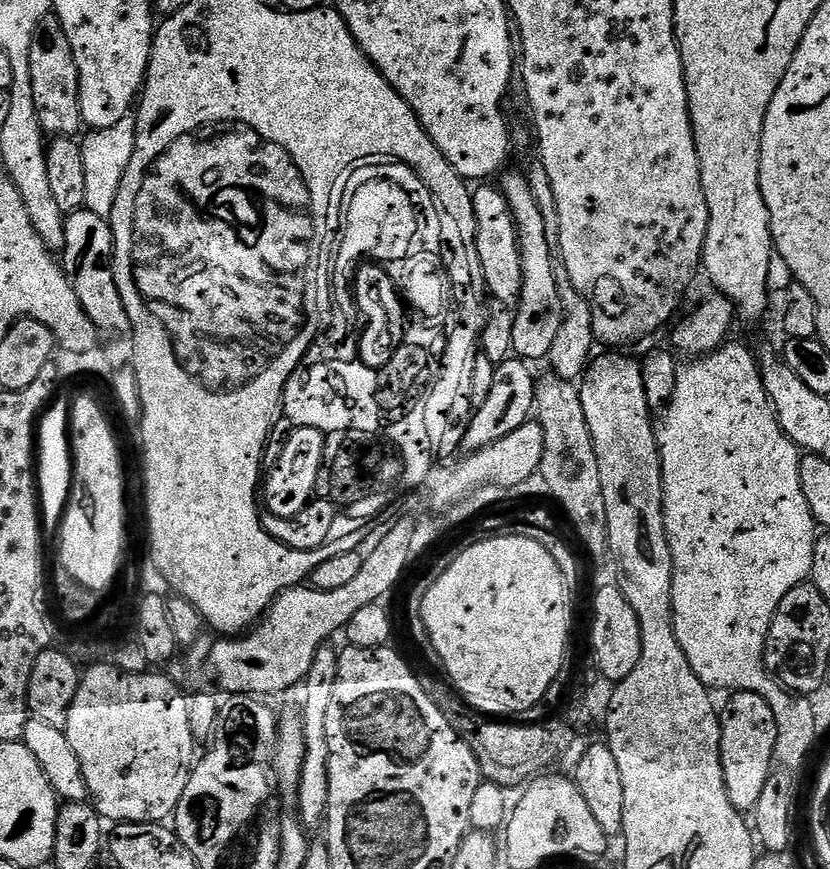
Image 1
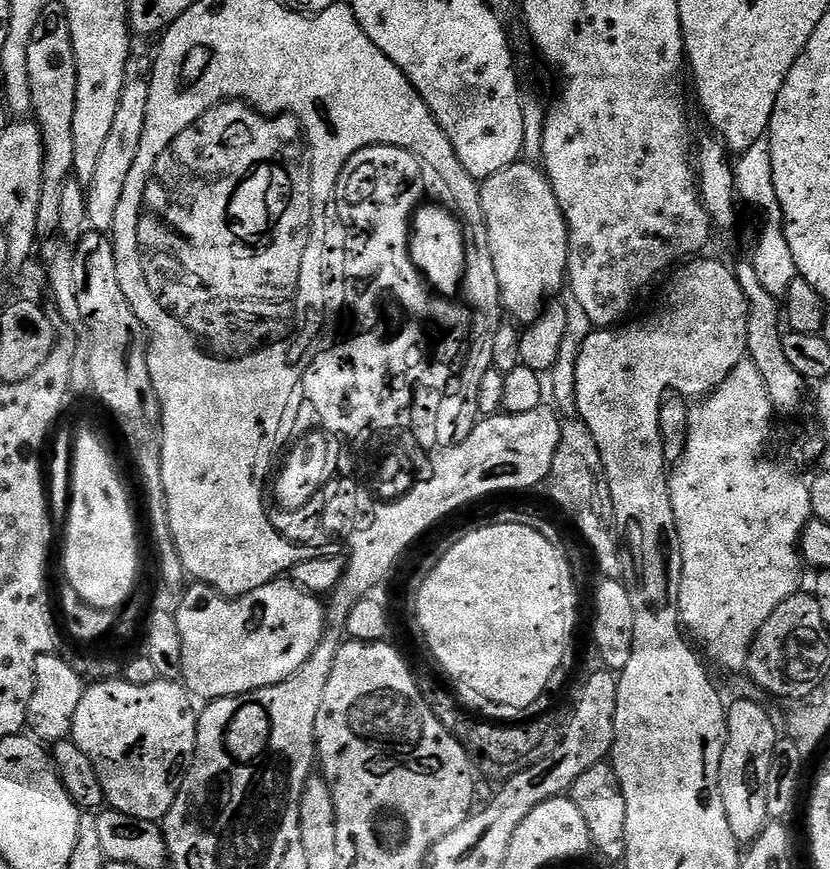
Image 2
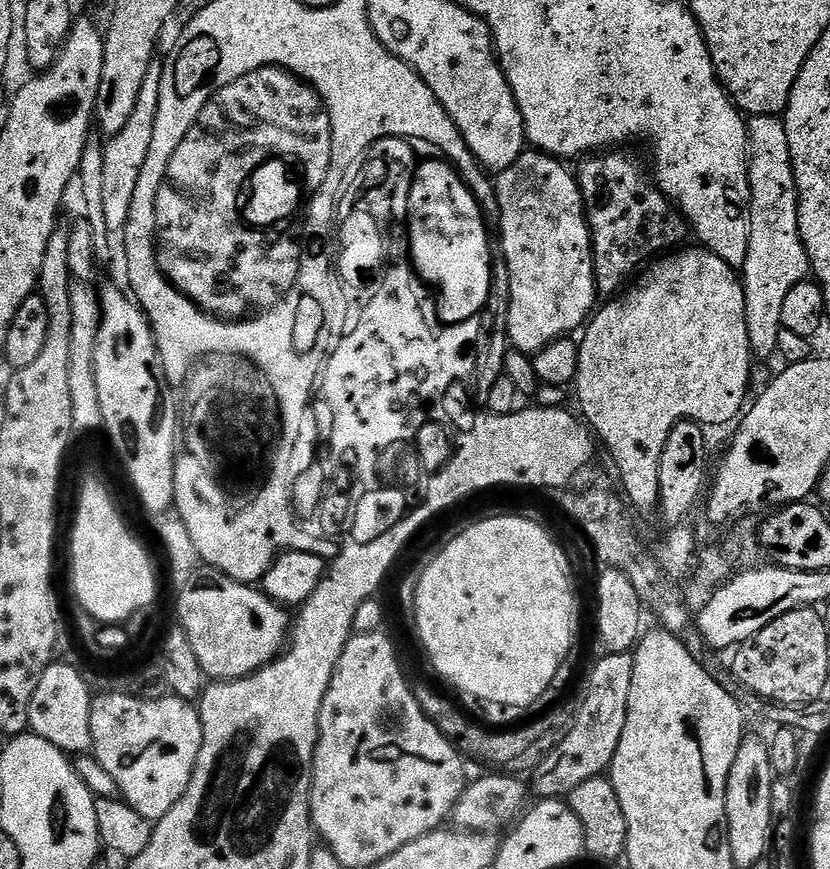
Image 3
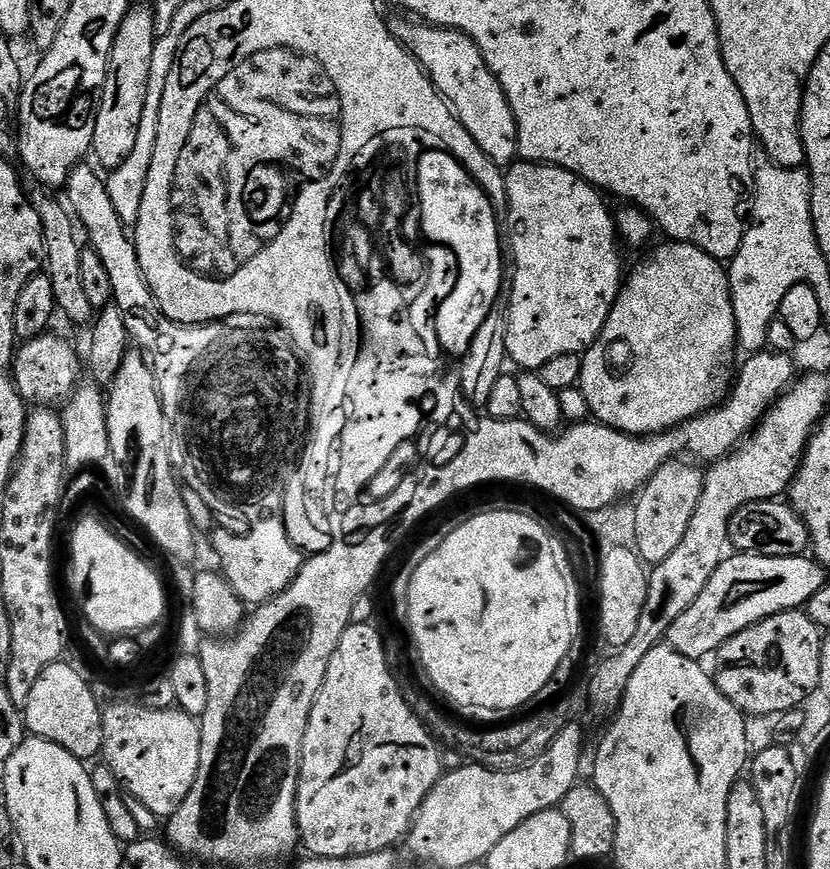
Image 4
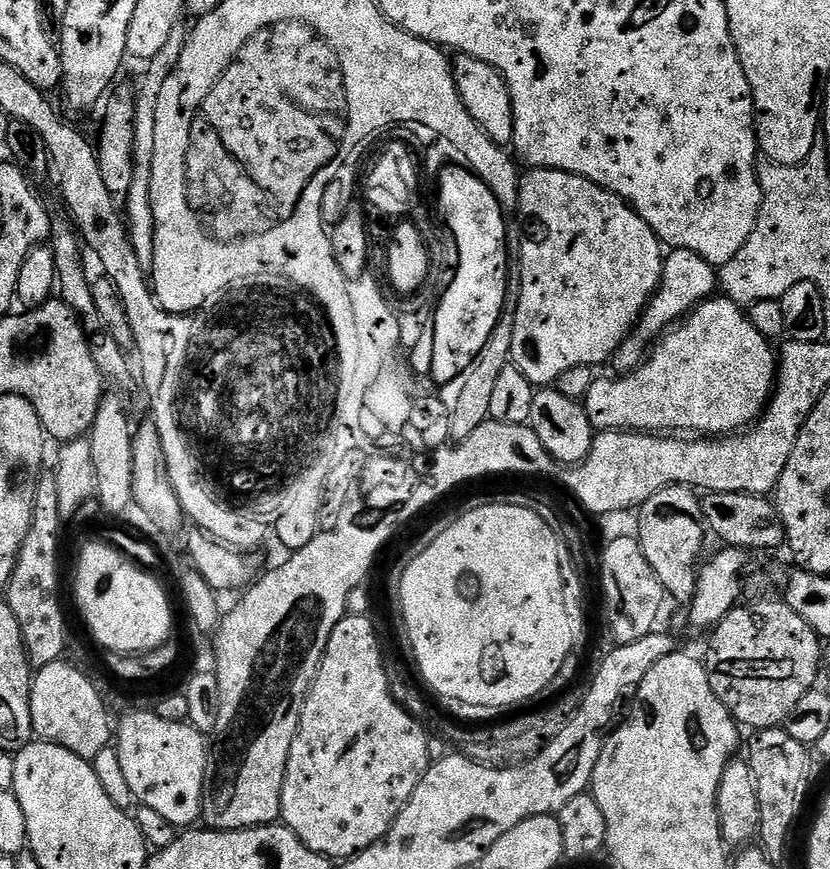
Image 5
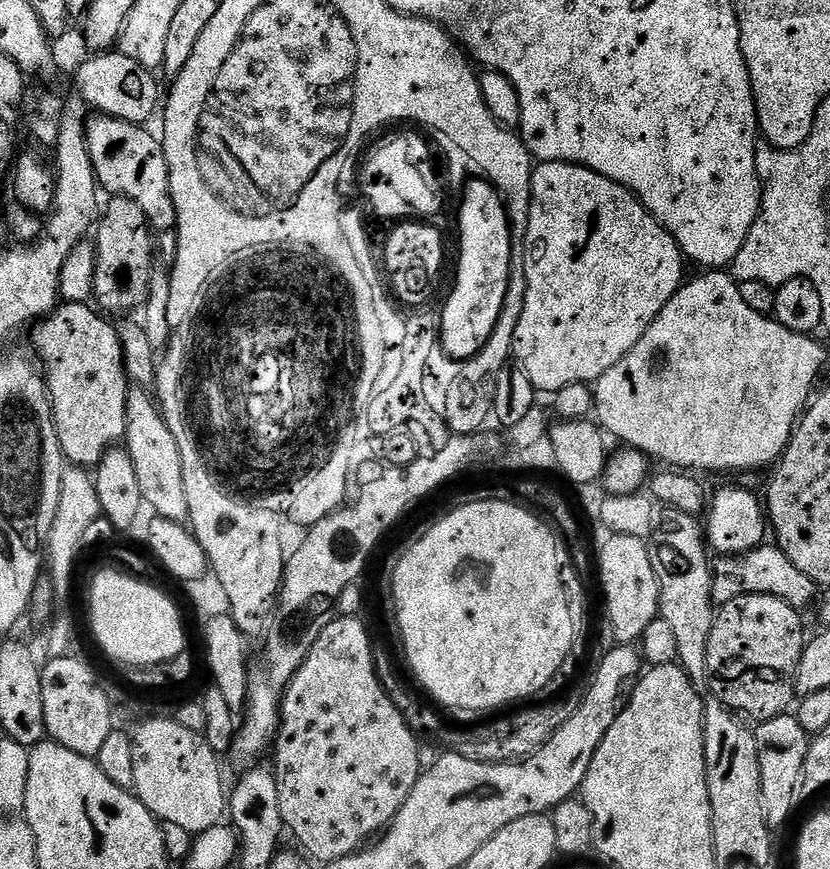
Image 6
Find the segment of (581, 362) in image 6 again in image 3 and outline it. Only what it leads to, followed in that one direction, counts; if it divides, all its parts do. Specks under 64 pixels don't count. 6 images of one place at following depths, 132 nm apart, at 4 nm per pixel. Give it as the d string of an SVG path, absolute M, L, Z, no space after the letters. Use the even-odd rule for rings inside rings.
M526 150L516 159L514 166L510 166L504 172L499 173L494 180L496 197L498 198L498 210L500 211L499 251L506 258L508 281L510 282L506 304L506 307L508 307L508 316L506 316L508 342L513 349L527 354L541 352L548 345L553 344L555 340L572 334L575 328L577 330L583 329L586 321L593 315L594 309L597 307L596 296L598 297L598 289L596 287L596 271L592 261L592 229L588 226L588 214L584 210L584 199L580 193L580 181L574 175L573 169L571 172L564 164L567 163L561 162L557 157L547 155L539 150Z

